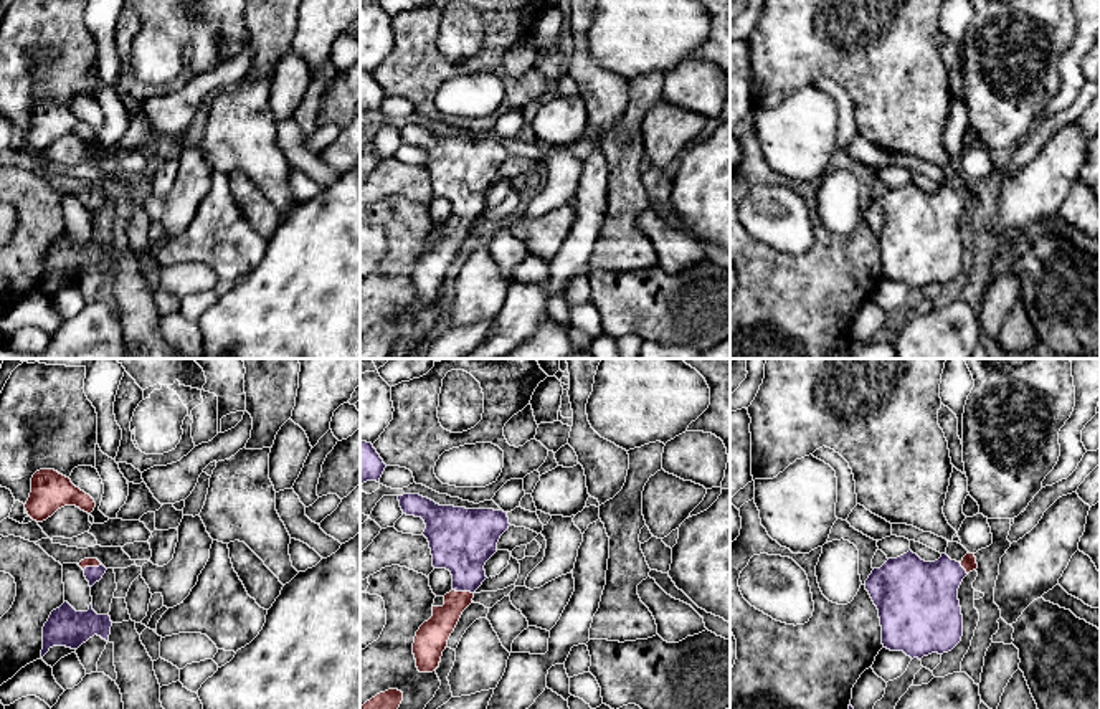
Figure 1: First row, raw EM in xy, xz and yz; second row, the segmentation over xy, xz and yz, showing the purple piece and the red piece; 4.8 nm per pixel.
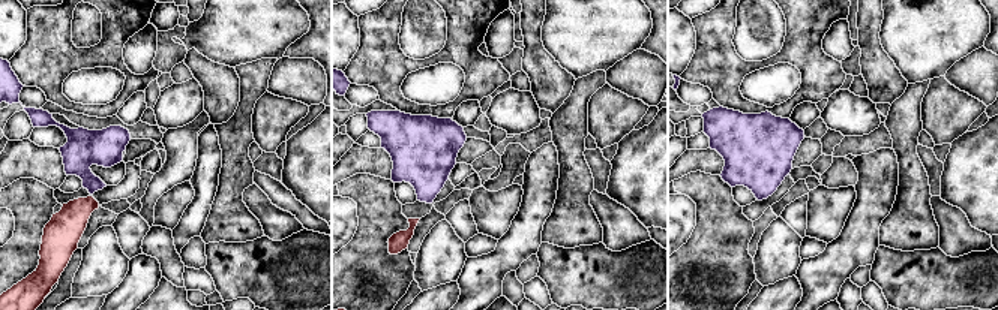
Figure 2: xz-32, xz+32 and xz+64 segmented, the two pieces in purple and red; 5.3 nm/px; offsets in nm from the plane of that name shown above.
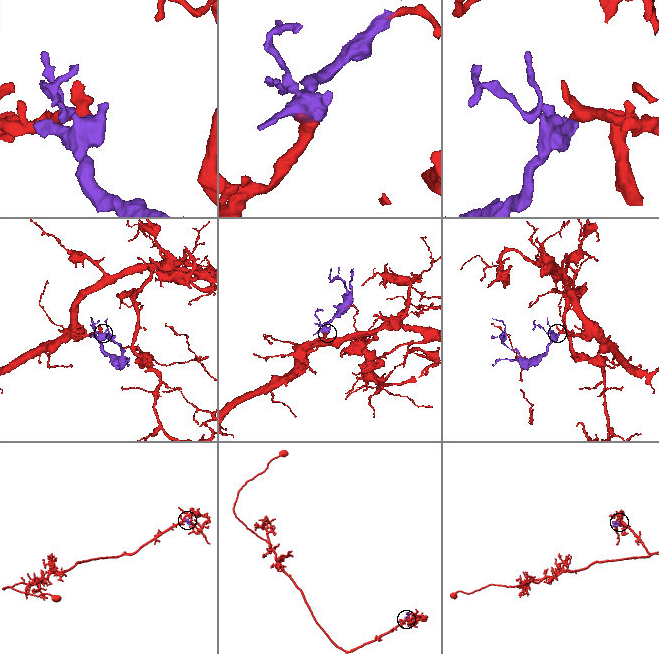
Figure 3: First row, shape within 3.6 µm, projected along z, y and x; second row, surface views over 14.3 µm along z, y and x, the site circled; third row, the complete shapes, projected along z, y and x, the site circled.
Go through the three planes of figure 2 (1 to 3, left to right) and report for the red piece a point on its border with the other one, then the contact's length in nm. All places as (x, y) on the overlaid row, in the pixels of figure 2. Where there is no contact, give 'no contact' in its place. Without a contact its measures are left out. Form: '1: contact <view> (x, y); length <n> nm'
1: no contact
2: no contact
3: no contact

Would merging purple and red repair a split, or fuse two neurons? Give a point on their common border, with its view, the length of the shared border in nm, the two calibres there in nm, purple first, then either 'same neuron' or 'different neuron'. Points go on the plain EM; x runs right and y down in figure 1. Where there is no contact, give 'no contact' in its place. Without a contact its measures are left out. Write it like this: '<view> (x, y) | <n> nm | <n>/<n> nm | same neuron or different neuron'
xz (463, 220) | 110 nm | 320/140 nm | same neuron

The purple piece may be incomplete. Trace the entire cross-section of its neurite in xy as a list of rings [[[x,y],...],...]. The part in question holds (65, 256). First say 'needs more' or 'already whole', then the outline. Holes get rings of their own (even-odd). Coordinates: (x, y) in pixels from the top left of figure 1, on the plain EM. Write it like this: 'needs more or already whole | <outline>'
already whole | [[[64,231],[59,238],[51,241],[48,251],[43,256],[41,288],[53,276],[78,279],[94,264],[109,271],[111,256],[111,246],[97,245],[92,240],[92,233],[89,235],[88,241],[76,241],[68,231]]]

